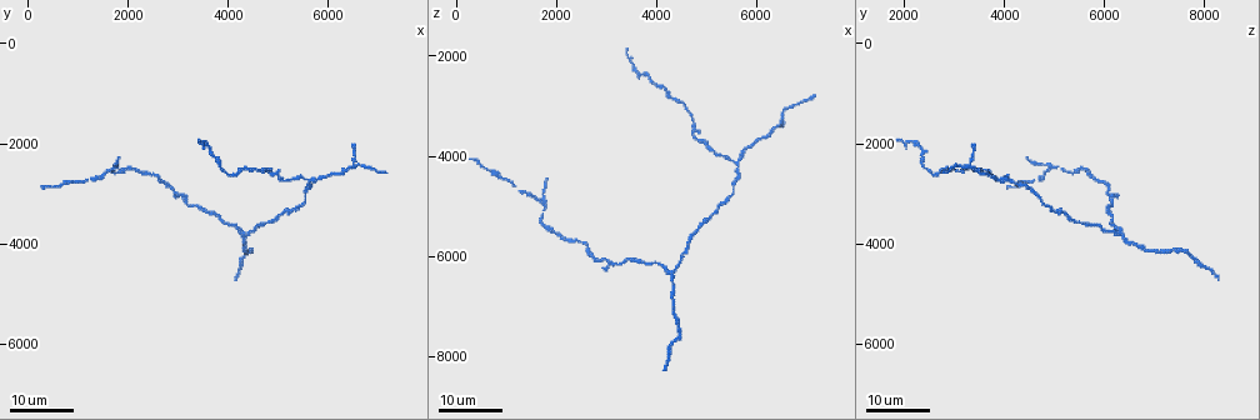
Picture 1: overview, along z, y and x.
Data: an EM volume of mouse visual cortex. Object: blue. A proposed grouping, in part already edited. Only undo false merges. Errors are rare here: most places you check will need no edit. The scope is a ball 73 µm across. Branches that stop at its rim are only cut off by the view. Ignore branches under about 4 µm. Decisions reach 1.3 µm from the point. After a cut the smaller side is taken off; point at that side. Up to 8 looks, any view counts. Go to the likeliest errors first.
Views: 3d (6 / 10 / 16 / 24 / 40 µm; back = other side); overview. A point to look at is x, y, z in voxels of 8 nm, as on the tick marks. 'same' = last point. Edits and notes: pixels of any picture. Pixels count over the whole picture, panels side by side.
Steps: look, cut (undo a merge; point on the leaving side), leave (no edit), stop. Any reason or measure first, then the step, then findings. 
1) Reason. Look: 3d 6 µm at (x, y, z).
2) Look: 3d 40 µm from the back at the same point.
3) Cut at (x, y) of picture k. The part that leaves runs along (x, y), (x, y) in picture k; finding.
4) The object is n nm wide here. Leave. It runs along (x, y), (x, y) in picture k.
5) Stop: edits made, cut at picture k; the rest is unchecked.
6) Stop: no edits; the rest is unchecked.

Three-way junction. Look: 3d 16 µm at (5650, 2750, 4150).

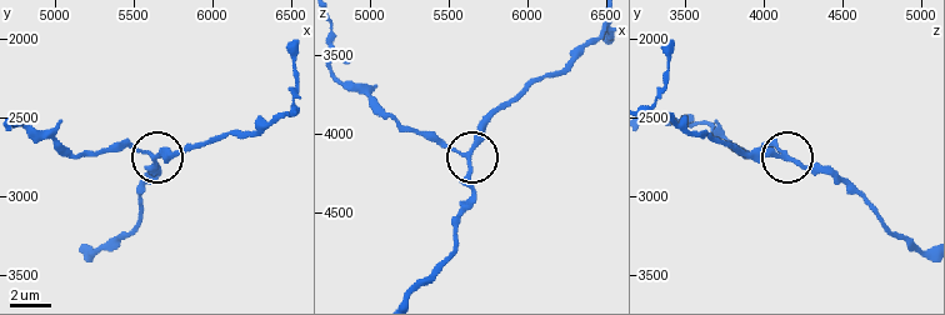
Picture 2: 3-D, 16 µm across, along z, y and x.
Look: 3d 6 µm at (5620, 2740, 4140).

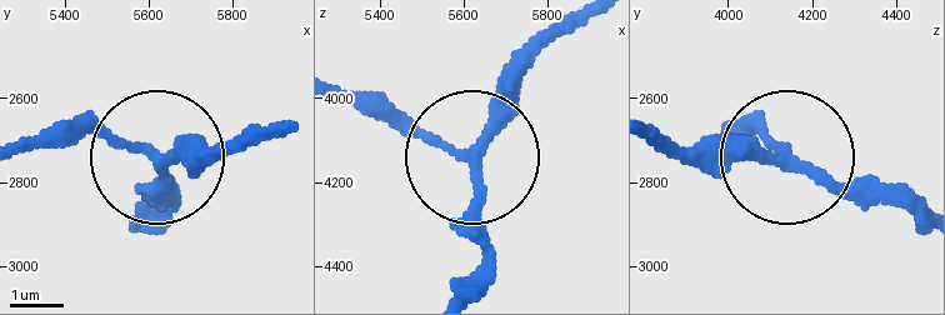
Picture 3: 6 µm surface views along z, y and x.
The side arm is 19 µm long. Leave. It runs along (468, 284), (481, 256), (476, 136), (571, 20) in picture 3; one neuron here.

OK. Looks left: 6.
Branch point. Look: 3d 16 µm at (4250, 3850, 6350).

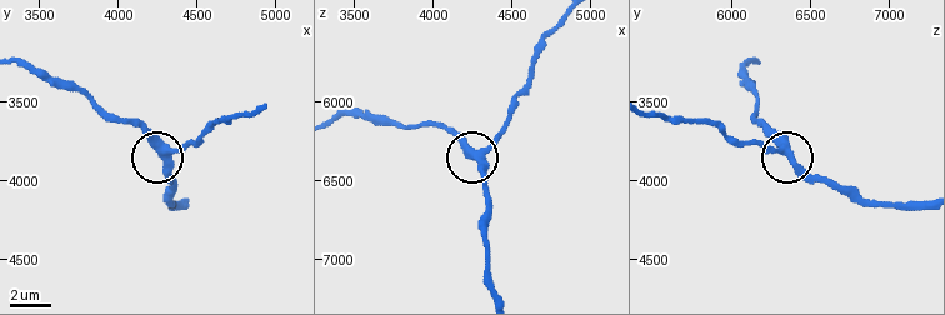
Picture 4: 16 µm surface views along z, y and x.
Zoom in. Look: 3d 6 µm at (4280, 3820, 6340).

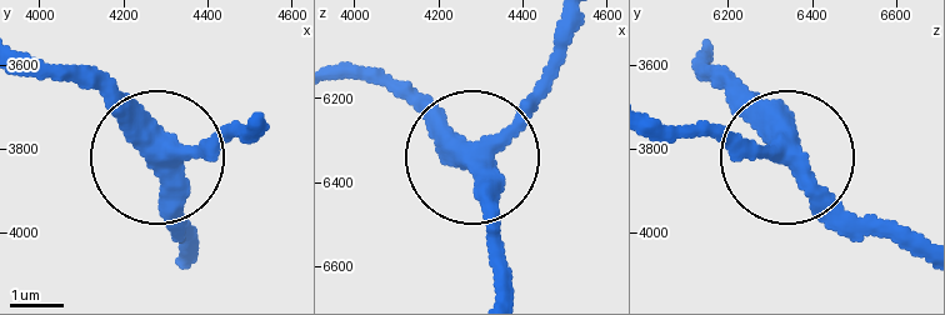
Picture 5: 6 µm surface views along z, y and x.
Leave. It runs along (565, 31), (546, 85), (470, 153), (493, 256) in picture 5; one neuron here.

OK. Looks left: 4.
Look: 3d 24 µm at (3000, 3050, 6050).

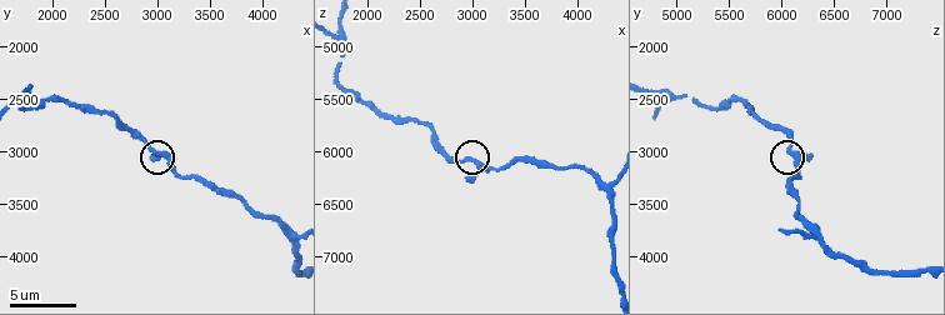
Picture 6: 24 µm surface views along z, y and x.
Look: 3d 6 µm at (3040, 3020, 6100).

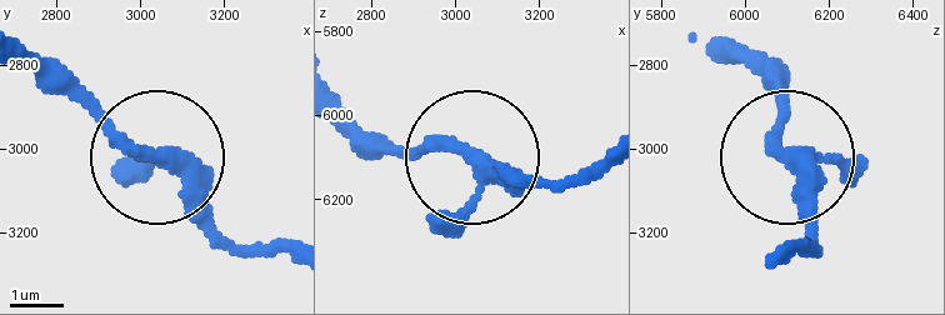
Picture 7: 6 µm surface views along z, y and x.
Leave. It runs along (598, 169), (516, 186), (436, 146), (360, 146) in picture 7; all the same neuron.

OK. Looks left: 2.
A narrow waist. Look: 3d 24 µm at (4800, 2550, 3650).

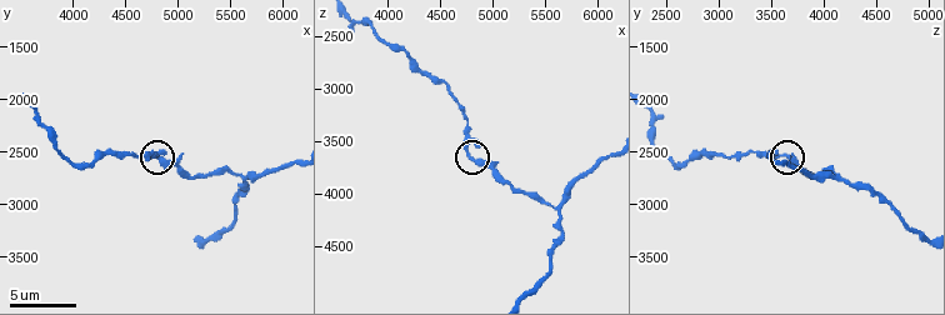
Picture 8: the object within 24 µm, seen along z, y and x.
Zoom in. Look: 3d 10 µm at (4760, 2540, 3620).

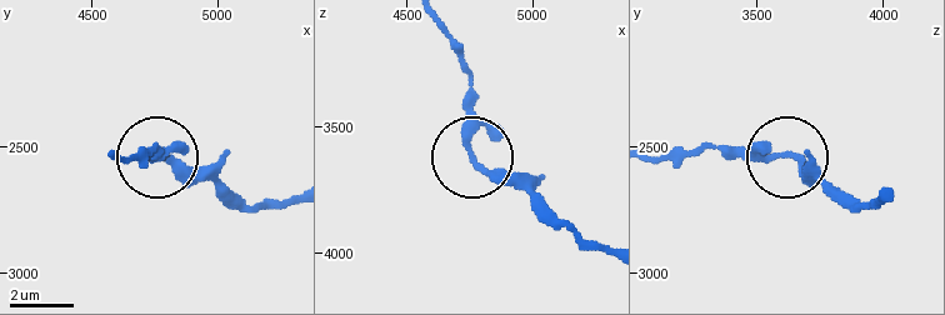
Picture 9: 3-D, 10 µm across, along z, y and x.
The object is 250 nm wide here. Leave. It runs along (884, 199), (854, 206), (784, 155), (699, 145) in picture 9; one neuron here.

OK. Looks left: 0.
Stop: no edits; the rest is unchecked.

